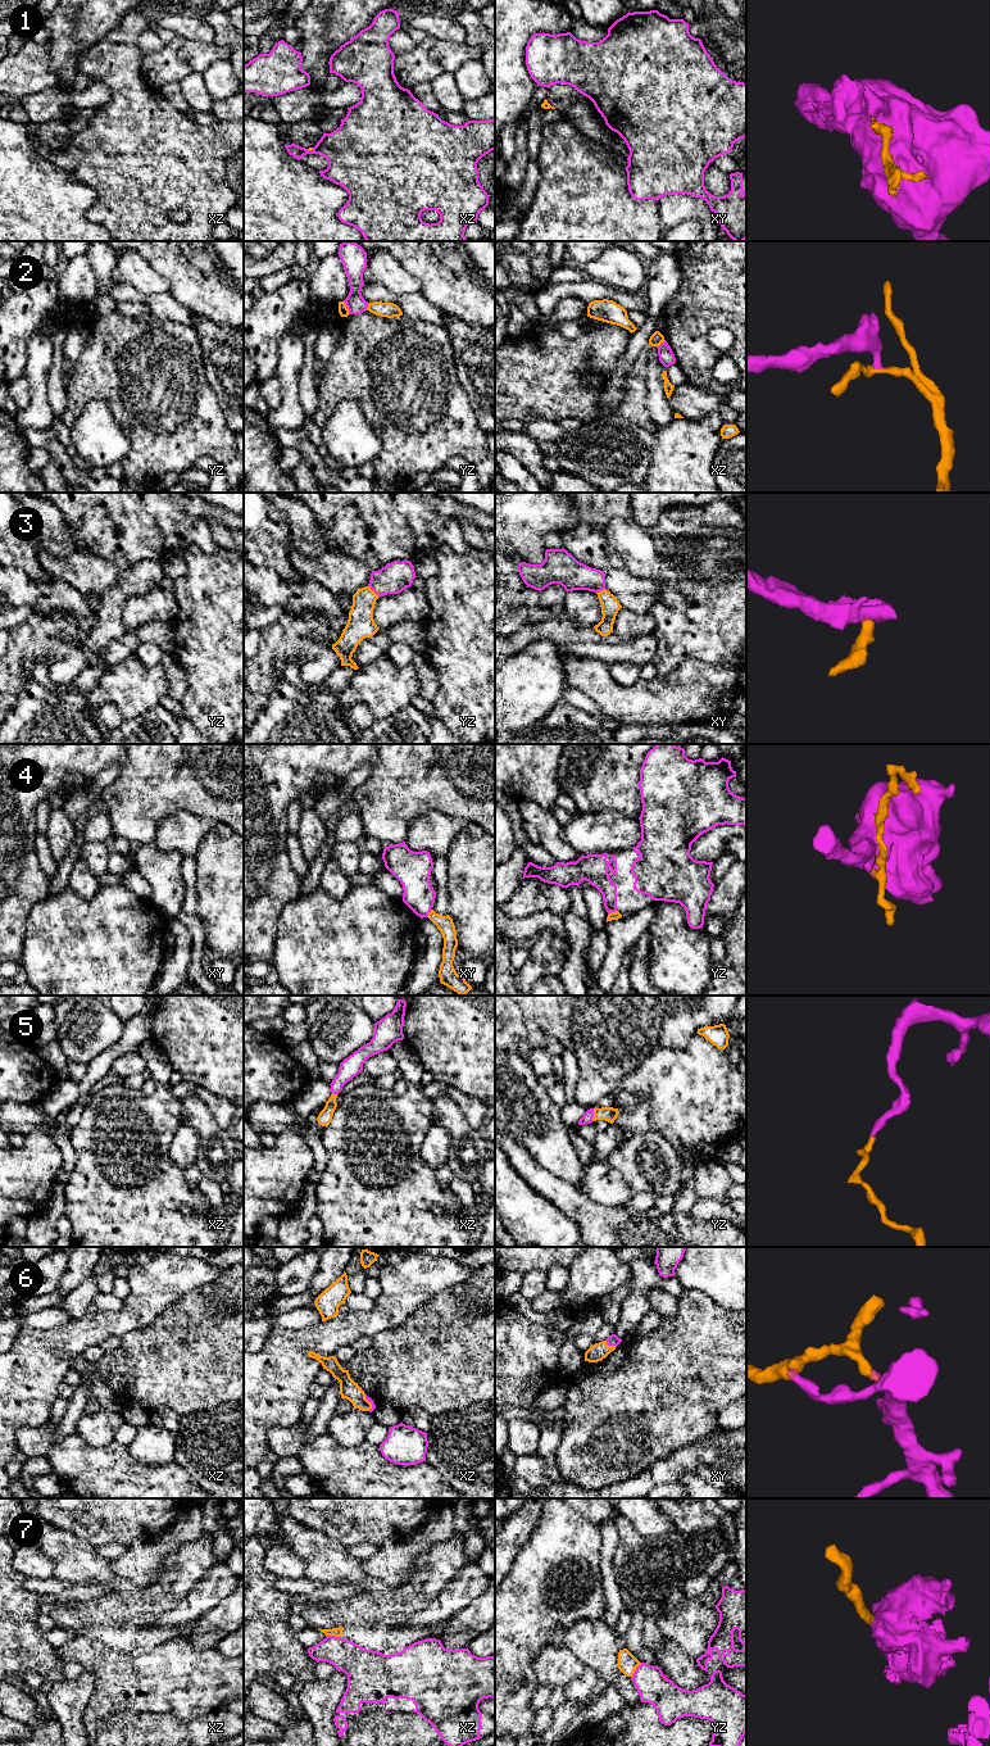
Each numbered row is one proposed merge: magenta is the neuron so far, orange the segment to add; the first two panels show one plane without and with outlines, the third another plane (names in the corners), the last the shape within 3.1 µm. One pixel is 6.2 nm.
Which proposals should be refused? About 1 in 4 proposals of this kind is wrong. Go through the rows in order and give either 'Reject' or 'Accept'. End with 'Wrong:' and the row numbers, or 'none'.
1: Reject
2: Reject
3: Accept
4: Reject
5: Accept
6: Accept
7: Reject
Wrong: 1, 2, 4, 7

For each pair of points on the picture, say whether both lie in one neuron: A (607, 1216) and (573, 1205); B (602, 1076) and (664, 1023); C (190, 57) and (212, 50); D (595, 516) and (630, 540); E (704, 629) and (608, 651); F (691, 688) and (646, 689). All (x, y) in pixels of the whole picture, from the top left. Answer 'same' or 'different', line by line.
A: same
B: same
C: same
D: different
E: different
F: same

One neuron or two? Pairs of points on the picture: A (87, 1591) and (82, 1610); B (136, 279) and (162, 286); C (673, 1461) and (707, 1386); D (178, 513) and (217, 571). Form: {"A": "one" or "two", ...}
{"A": "two", "B": "one", "C": "two", "D": "two"}

